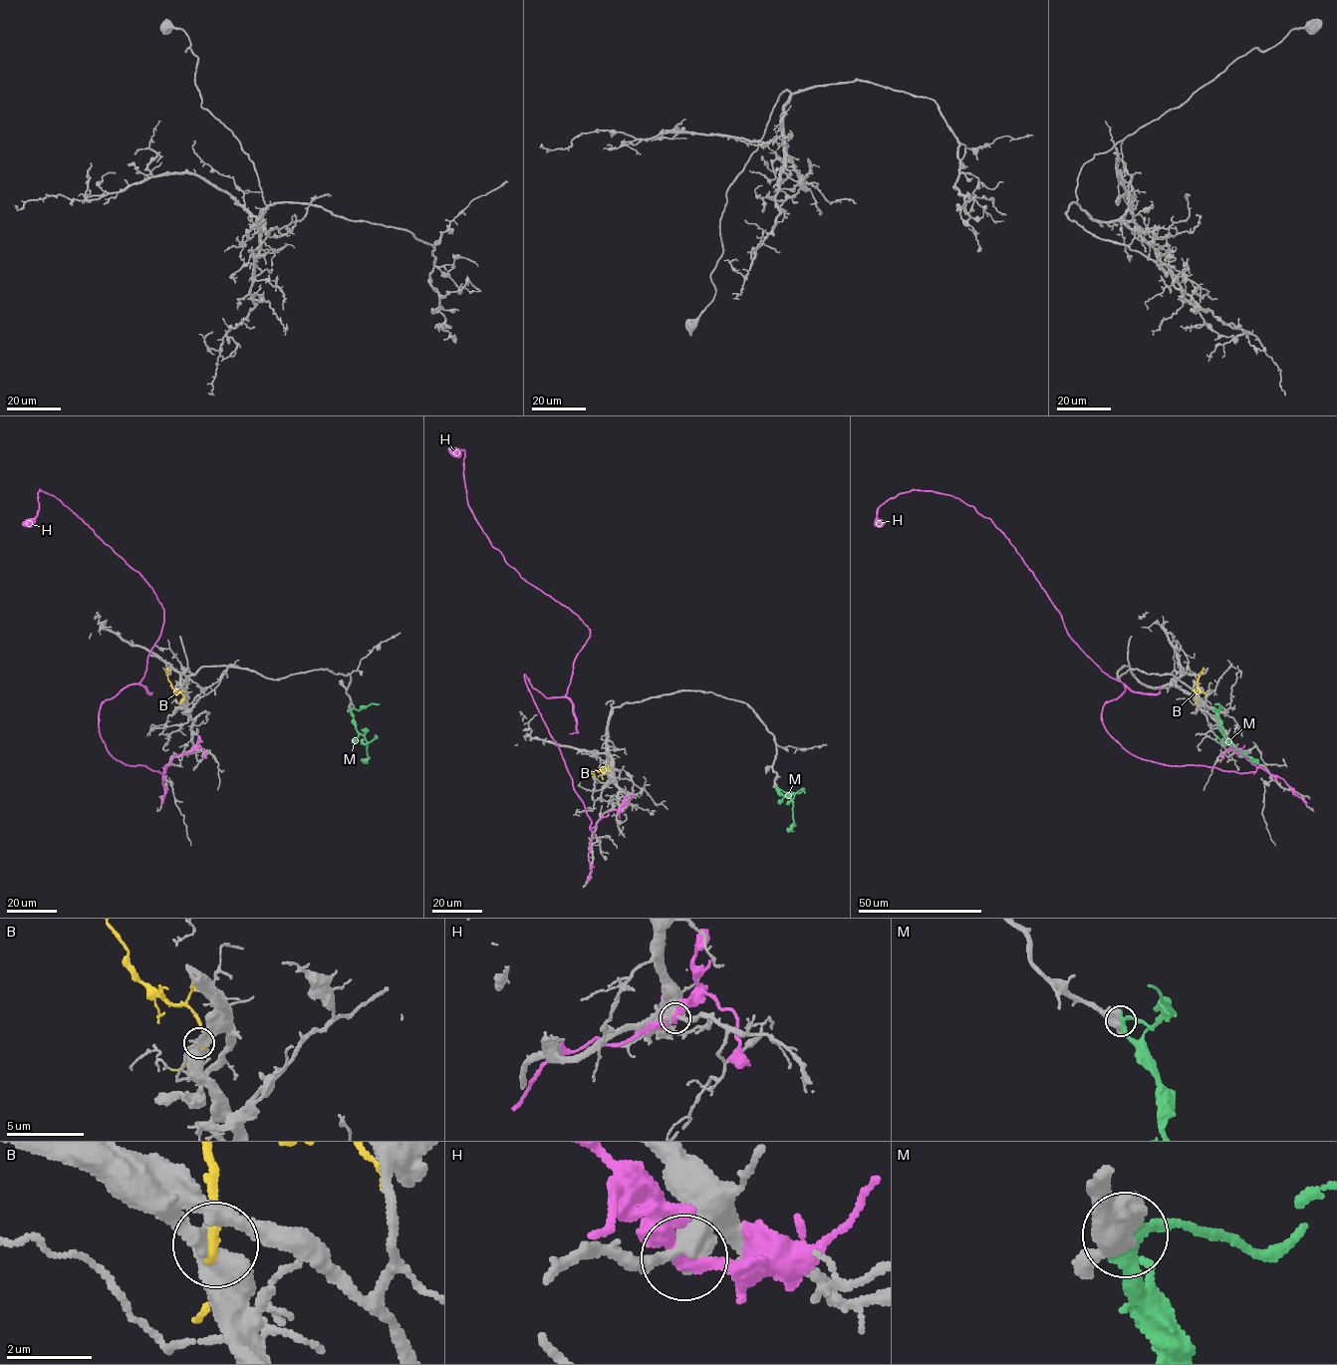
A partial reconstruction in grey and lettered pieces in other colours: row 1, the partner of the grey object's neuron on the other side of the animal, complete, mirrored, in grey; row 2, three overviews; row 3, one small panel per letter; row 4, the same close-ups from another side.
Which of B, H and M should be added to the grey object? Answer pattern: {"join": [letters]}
{"join": ["M"]}

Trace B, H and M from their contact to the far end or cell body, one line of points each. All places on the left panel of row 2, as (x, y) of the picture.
B: (182, 698), (182, 694), (173, 688), (167, 668)
H: (194, 750), (164, 773), (109, 753), (101, 704), (144, 677), (163, 609), (52, 495), (40, 490), (22, 525)
M: (350, 709), (356, 729), (367, 742), (368, 763)

